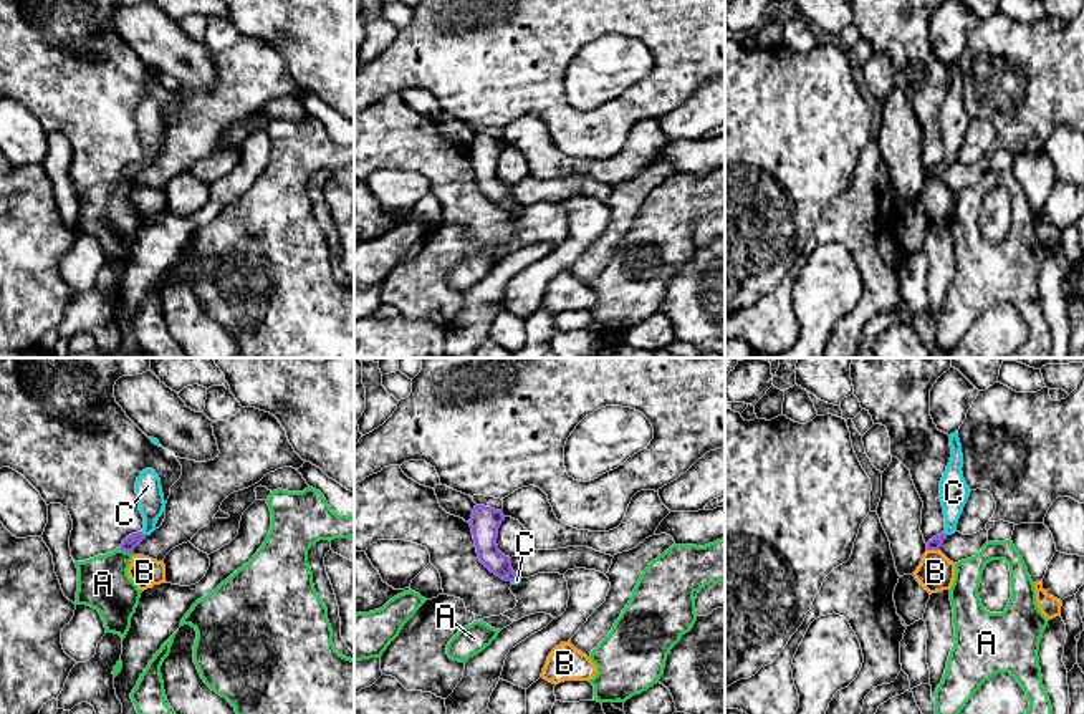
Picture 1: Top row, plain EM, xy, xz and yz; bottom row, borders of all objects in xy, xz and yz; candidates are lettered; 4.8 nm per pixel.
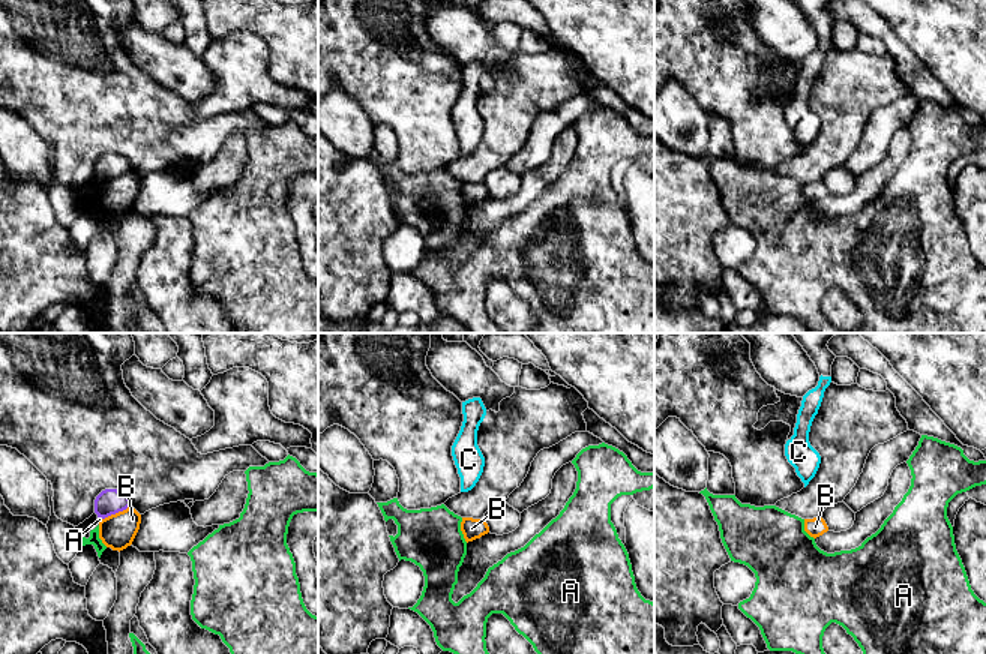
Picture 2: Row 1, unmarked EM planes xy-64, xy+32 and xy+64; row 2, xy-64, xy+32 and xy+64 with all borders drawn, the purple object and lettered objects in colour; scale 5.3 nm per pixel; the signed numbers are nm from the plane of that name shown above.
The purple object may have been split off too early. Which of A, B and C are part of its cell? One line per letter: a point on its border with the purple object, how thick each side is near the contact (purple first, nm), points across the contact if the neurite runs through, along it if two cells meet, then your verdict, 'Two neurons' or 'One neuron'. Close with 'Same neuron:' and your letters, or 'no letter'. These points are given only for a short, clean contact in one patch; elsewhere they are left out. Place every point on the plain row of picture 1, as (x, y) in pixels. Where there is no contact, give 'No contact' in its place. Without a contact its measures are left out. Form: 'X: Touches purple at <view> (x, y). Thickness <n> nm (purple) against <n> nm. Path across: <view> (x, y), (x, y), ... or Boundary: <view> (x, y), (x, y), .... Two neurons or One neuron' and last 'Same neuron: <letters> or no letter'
A: Touches purple at xy (126, 179). Thickness 70 nm (purple) against 260 nm. Boundary: xy (119, 176), (133, 183). Two neurons
B: Touches purple at yz (934, 178). Thickness 60 nm (purple) against 180 nm. Boundary: yz (927, 178), (939, 179). Two neurons
C: Touches purple at xy (143, 163). Thickness 70 nm (purple) against 130 nm. Path across: xy (131, 171), (143, 163), (149, 156), (148, 115). One neuron
Same neuron: C

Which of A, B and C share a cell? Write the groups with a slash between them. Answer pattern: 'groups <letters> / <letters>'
groups A / B / C

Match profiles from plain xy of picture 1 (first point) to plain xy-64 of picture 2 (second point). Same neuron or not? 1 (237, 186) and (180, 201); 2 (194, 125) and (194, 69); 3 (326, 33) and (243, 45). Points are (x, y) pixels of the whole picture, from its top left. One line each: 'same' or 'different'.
1: different
2: different
3: different

